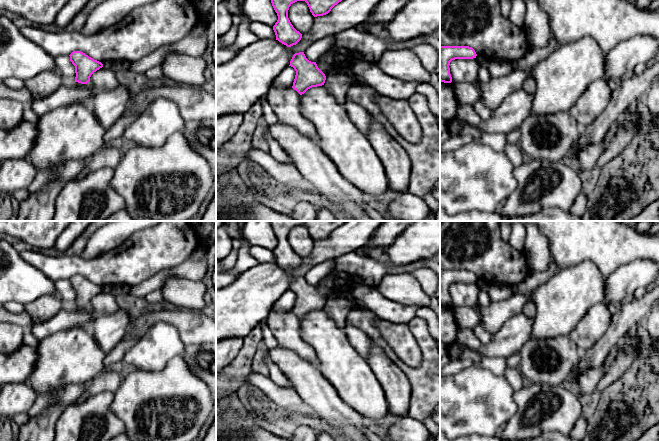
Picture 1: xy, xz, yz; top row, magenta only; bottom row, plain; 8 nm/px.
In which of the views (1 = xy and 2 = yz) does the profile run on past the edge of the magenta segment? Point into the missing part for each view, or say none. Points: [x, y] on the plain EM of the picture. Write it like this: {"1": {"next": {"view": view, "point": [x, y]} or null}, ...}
{"1": {"next": null}, "2": {"next": null}}

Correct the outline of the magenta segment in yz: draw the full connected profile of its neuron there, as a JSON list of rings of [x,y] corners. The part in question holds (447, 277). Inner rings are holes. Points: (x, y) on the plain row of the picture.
[[[440,270],[440,305],[451,307],[450,286],[455,283],[473,283],[477,278],[469,270]]]

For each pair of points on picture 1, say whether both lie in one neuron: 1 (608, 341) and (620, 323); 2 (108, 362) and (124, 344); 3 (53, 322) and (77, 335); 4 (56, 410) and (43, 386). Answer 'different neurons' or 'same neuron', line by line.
1: same neuron
2: same neuron
3: different neurons
4: different neurons

